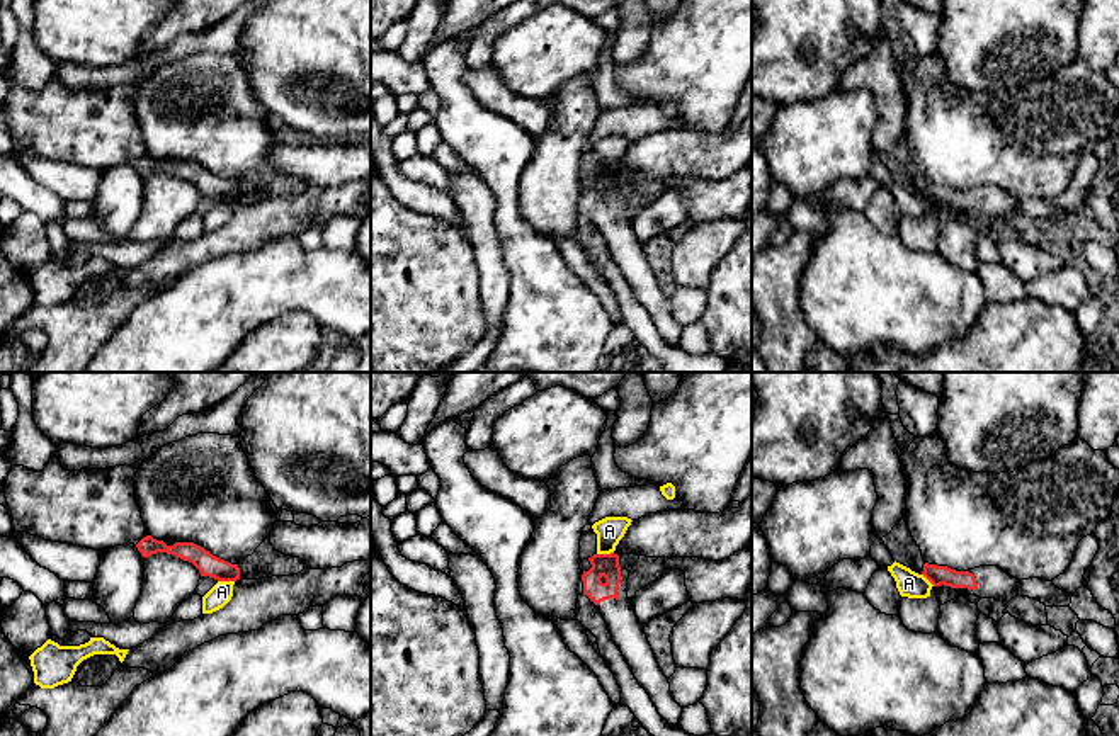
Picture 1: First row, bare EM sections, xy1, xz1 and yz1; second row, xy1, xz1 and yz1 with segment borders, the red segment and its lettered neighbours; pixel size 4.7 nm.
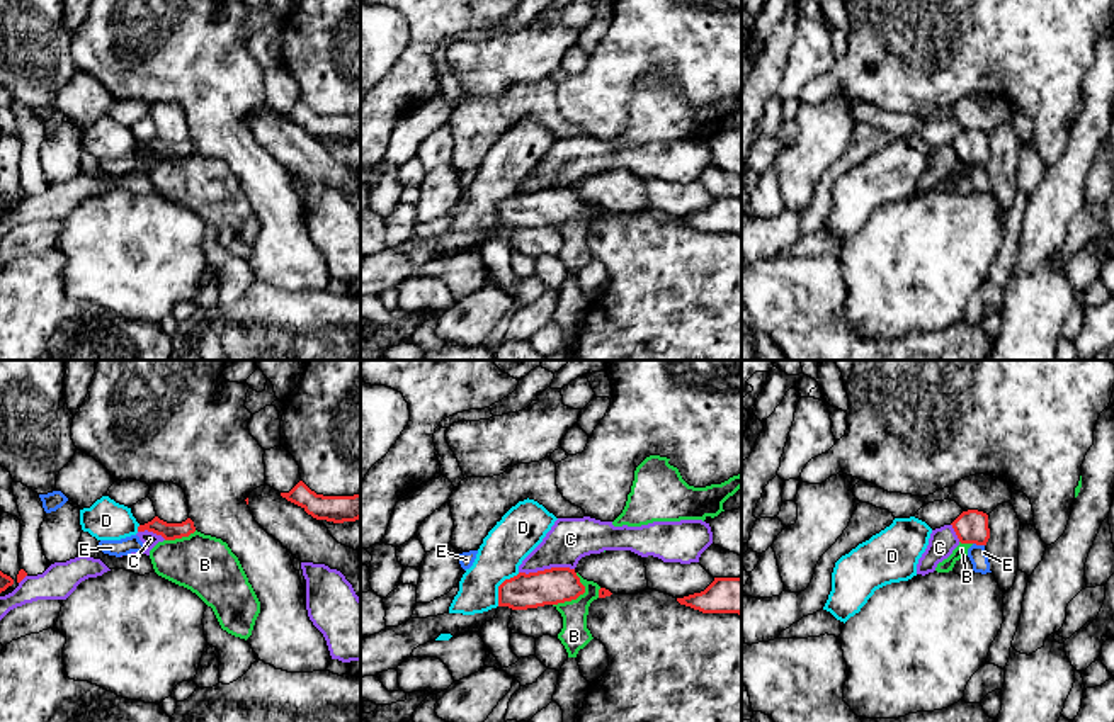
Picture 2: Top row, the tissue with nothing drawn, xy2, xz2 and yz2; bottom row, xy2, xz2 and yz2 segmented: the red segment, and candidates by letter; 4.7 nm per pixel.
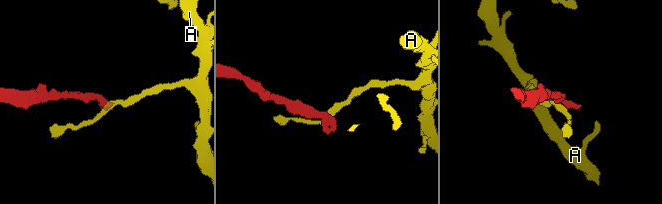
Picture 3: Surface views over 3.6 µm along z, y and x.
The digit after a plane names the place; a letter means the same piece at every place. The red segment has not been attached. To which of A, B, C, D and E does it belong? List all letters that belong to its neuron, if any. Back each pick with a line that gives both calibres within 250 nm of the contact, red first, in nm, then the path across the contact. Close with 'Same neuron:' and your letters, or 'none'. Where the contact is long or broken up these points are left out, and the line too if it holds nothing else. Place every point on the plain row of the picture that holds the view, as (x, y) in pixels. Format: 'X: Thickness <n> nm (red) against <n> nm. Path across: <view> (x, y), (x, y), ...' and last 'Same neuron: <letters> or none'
Same neuron: none

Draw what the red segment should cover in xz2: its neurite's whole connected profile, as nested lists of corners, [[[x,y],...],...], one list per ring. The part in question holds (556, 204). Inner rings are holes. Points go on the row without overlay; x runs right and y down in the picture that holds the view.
[[[551,187],[537,192],[519,192],[498,206],[498,226],[527,229],[577,219],[585,212],[575,189]]]

